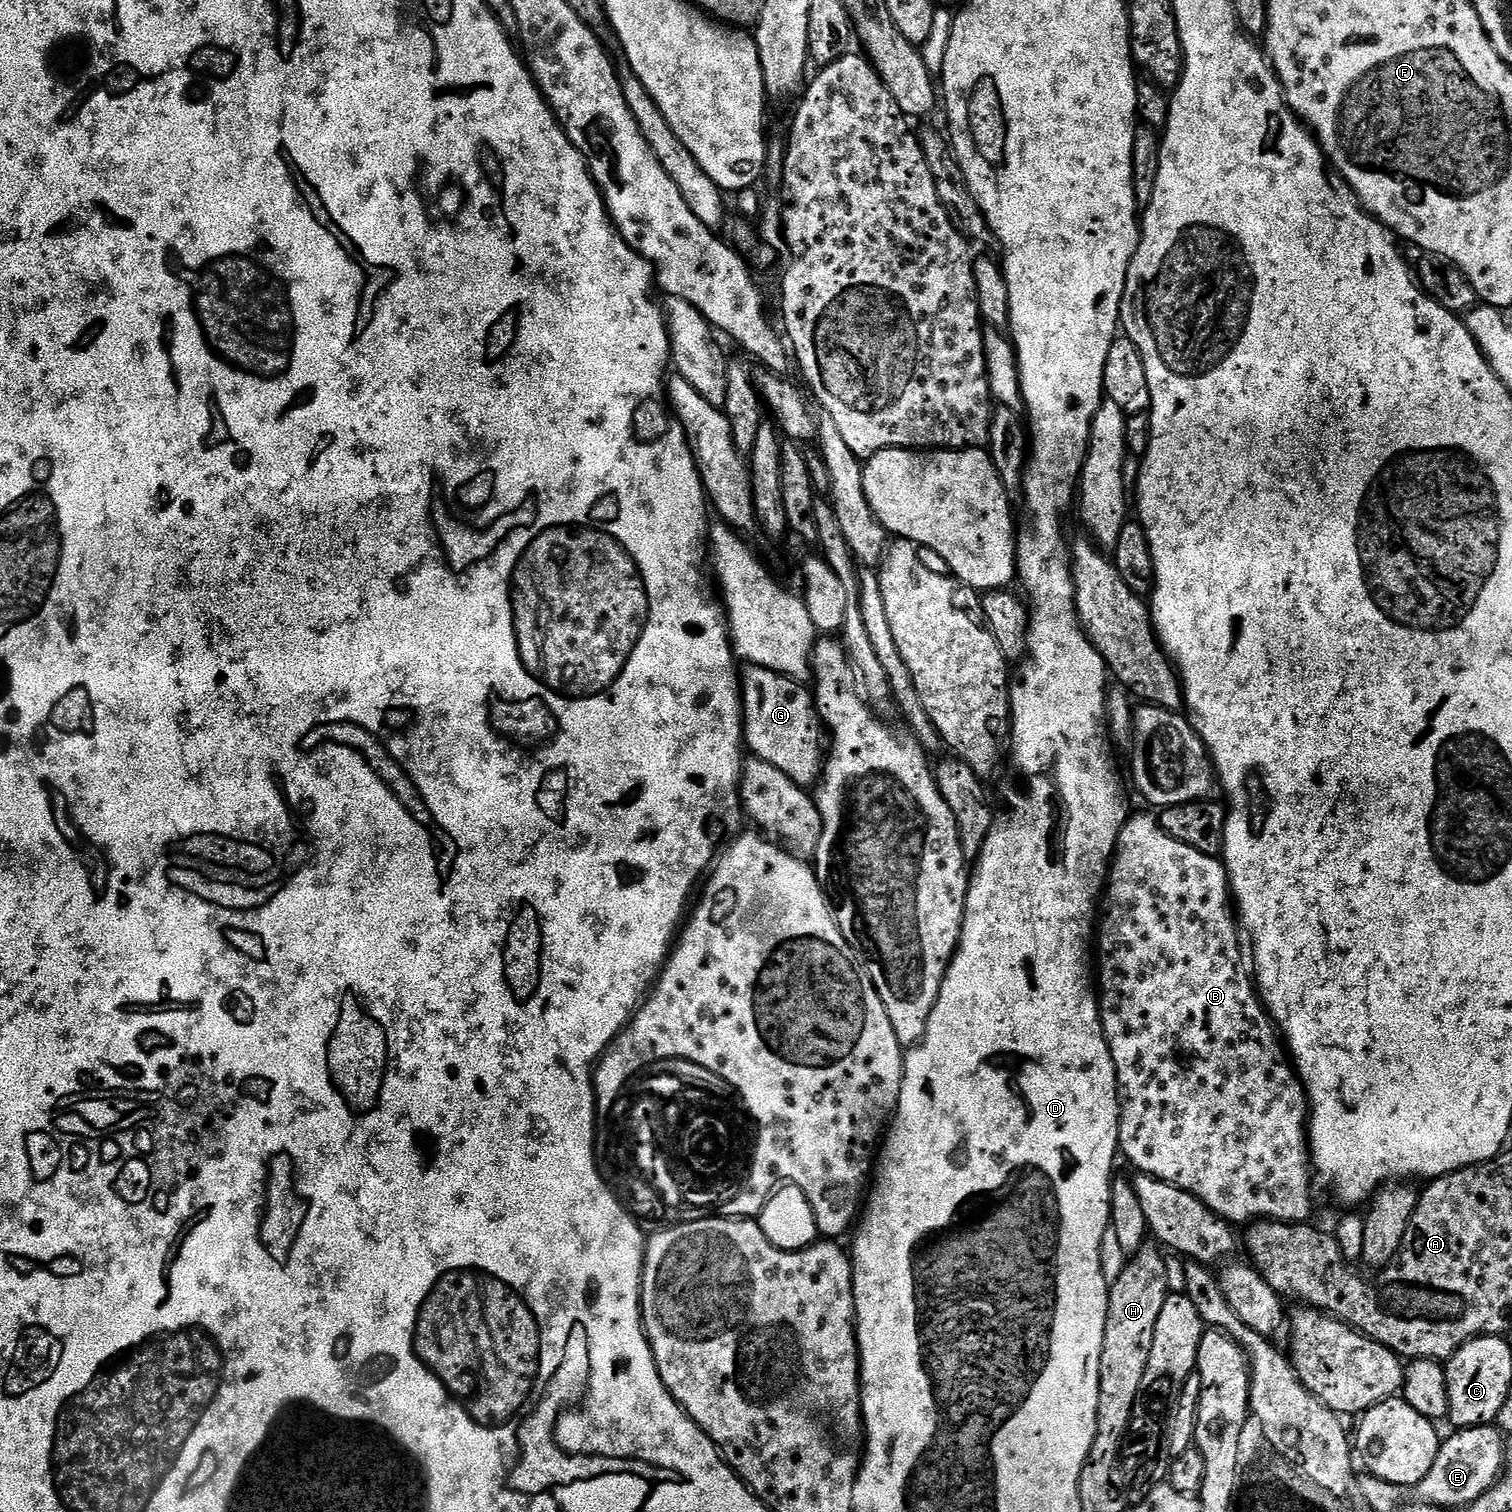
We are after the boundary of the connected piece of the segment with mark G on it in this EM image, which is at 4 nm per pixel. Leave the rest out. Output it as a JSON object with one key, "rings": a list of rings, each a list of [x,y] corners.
{"rings":[[[751,666],[743,669],[740,681],[747,751],[755,759],[770,762],[770,766],[778,766],[778,770],[782,770],[782,774],[786,774],[796,784],[812,786],[822,776],[822,721],[816,711],[813,693],[804,688],[807,687],[801,681],[786,678],[781,672]]]}

